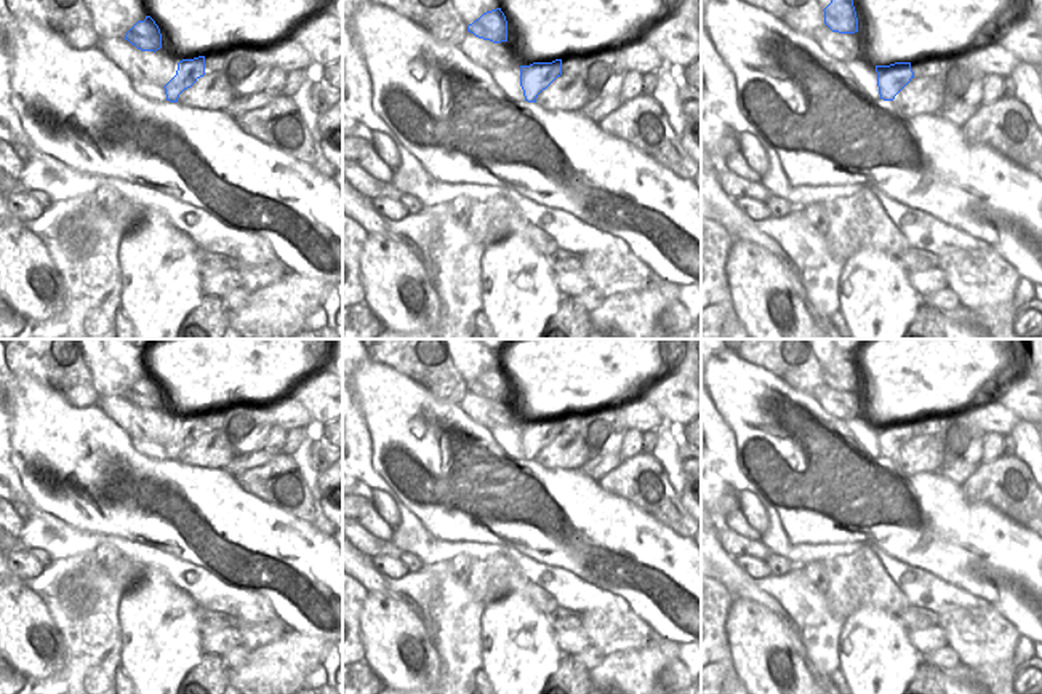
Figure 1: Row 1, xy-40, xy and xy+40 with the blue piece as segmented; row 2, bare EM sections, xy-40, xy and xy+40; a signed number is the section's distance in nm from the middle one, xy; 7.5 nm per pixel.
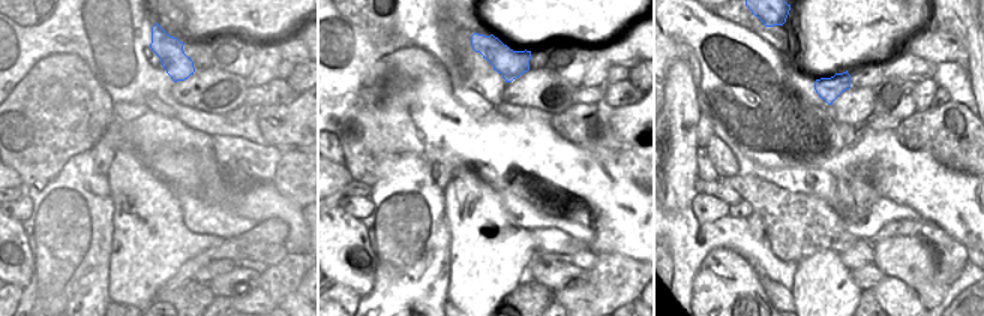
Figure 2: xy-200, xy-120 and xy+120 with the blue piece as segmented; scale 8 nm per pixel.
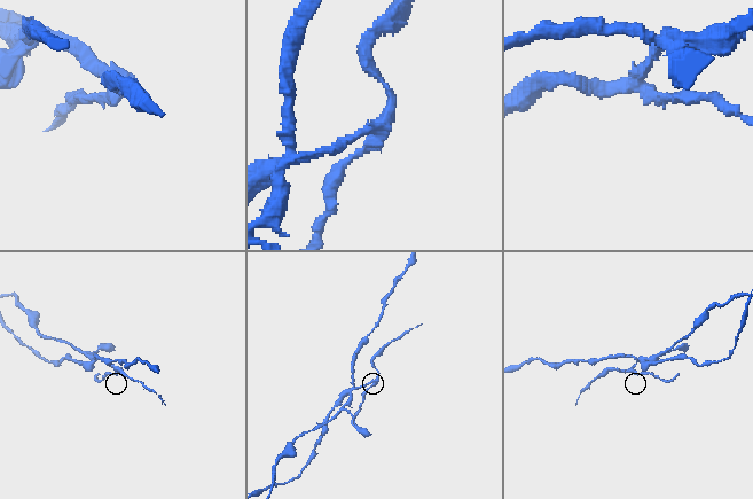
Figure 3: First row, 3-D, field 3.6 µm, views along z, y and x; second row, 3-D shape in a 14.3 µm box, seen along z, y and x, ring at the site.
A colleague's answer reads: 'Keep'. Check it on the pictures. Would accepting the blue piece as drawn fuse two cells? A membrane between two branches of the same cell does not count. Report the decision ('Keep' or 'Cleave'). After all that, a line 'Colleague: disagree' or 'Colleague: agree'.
Cleave.
Colleague: disagree

